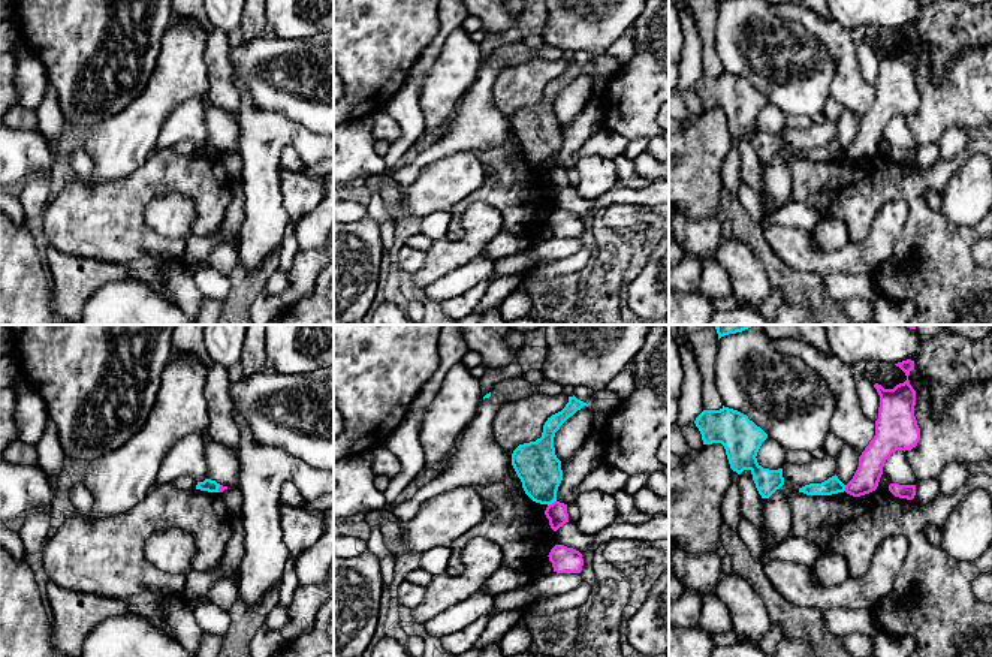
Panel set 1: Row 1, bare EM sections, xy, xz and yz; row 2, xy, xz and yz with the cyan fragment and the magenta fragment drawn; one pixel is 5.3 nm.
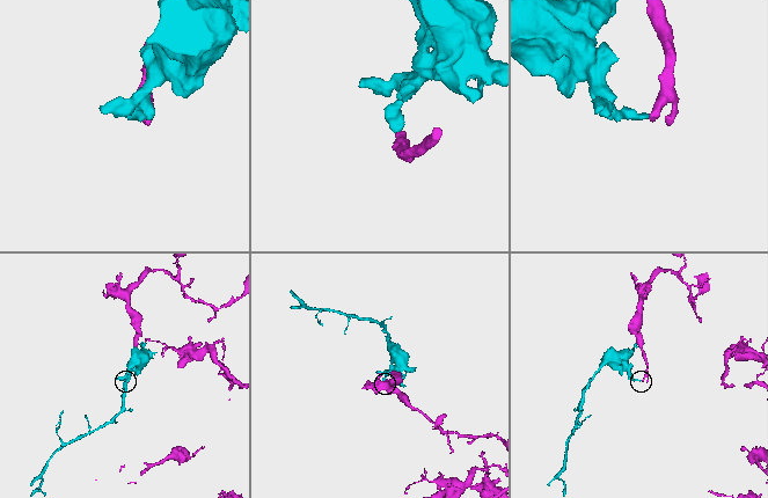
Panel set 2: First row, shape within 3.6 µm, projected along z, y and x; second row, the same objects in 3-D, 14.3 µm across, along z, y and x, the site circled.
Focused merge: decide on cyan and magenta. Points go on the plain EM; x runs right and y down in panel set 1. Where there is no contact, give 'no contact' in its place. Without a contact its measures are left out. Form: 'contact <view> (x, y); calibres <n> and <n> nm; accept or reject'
contact xz (551, 168); calibres 240 and 110 nm; reject

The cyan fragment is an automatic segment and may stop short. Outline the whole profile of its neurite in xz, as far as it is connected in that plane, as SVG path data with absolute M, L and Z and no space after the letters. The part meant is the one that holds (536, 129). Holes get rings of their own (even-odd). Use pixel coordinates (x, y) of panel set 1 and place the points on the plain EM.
M575 60L566 72L548 82L542 102L519 109L512 118L512 130L522 147L525 159L536 168L552 169L563 145L561 126L555 120L554 102L560 91L587 67Z

